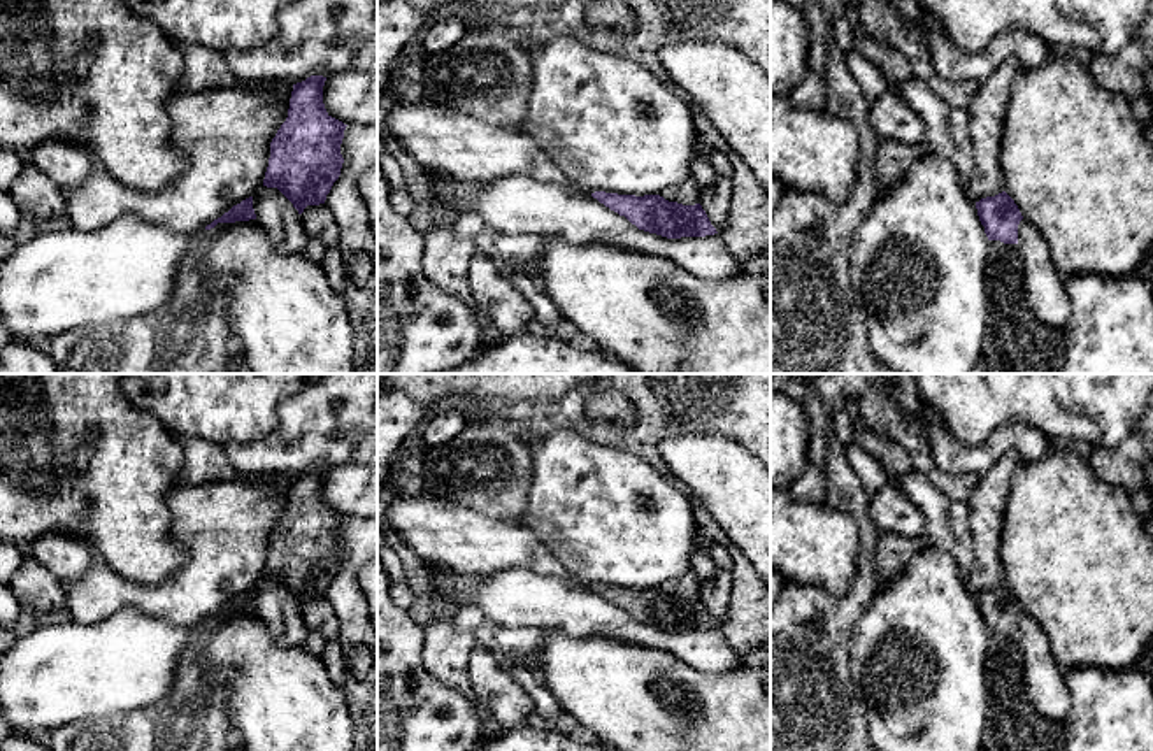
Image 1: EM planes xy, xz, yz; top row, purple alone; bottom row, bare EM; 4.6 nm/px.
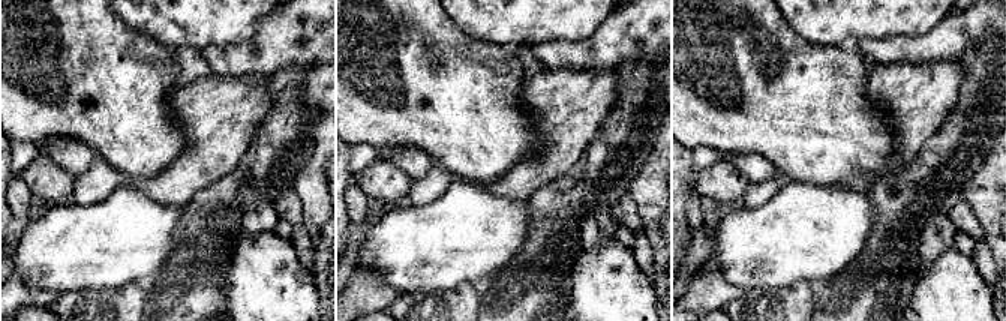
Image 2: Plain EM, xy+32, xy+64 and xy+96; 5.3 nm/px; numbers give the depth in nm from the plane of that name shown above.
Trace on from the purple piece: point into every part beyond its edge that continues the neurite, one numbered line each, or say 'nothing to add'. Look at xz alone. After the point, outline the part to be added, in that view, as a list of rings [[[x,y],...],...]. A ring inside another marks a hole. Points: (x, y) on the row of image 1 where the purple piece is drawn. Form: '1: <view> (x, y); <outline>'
nothing to add

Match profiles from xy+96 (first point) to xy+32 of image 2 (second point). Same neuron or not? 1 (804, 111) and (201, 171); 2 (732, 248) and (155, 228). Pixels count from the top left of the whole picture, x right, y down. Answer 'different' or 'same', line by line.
1: different
2: same

